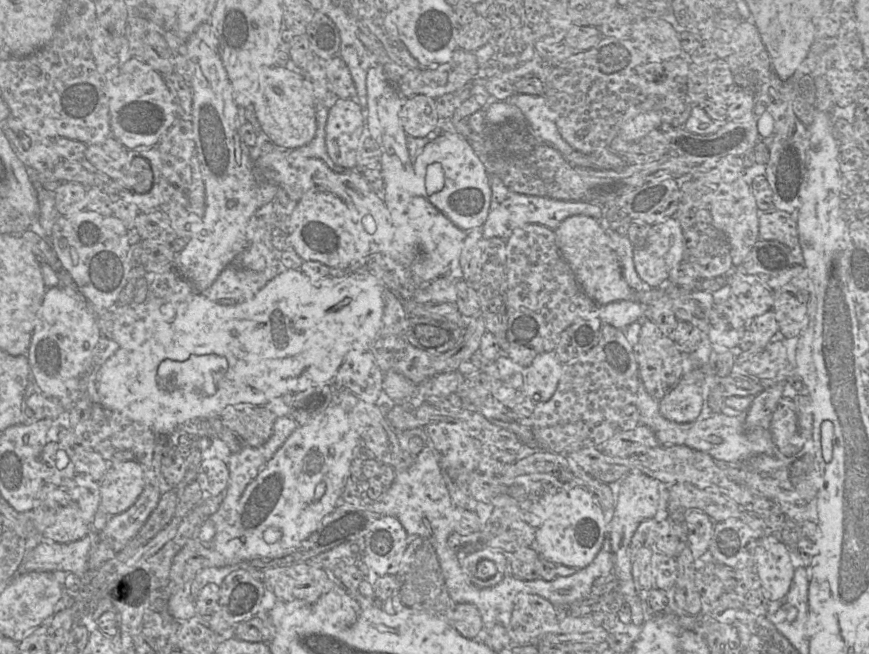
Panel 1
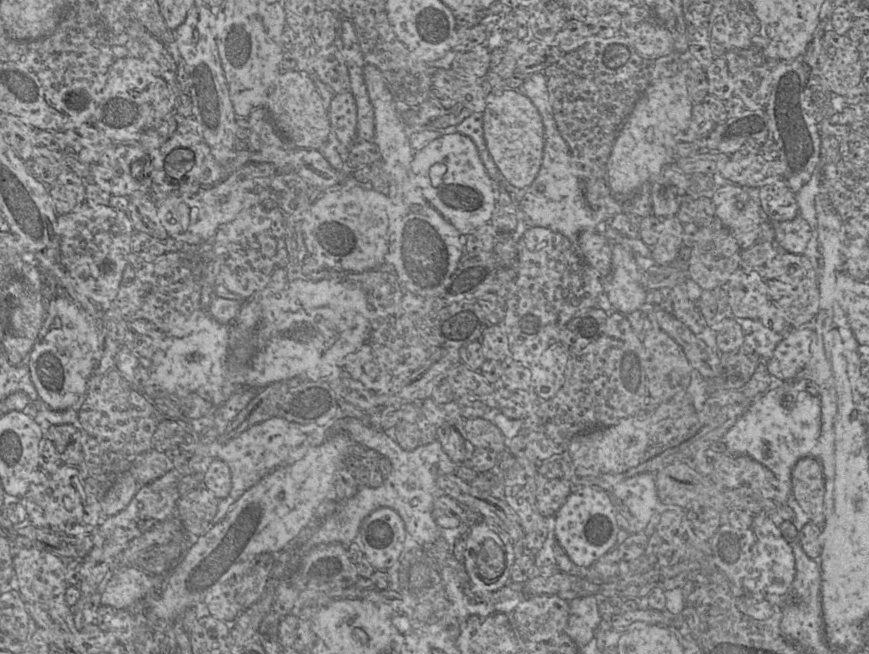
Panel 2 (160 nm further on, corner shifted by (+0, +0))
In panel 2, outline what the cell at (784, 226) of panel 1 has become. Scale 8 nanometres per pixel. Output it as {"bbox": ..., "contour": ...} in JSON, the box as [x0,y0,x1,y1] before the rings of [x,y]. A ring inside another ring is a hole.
{"bbox":[773,214,812,255],"contour":[[[798,214],[791,221],[773,222],[775,230],[775,243],[785,252],[803,255],[812,231],[807,221]]]}

